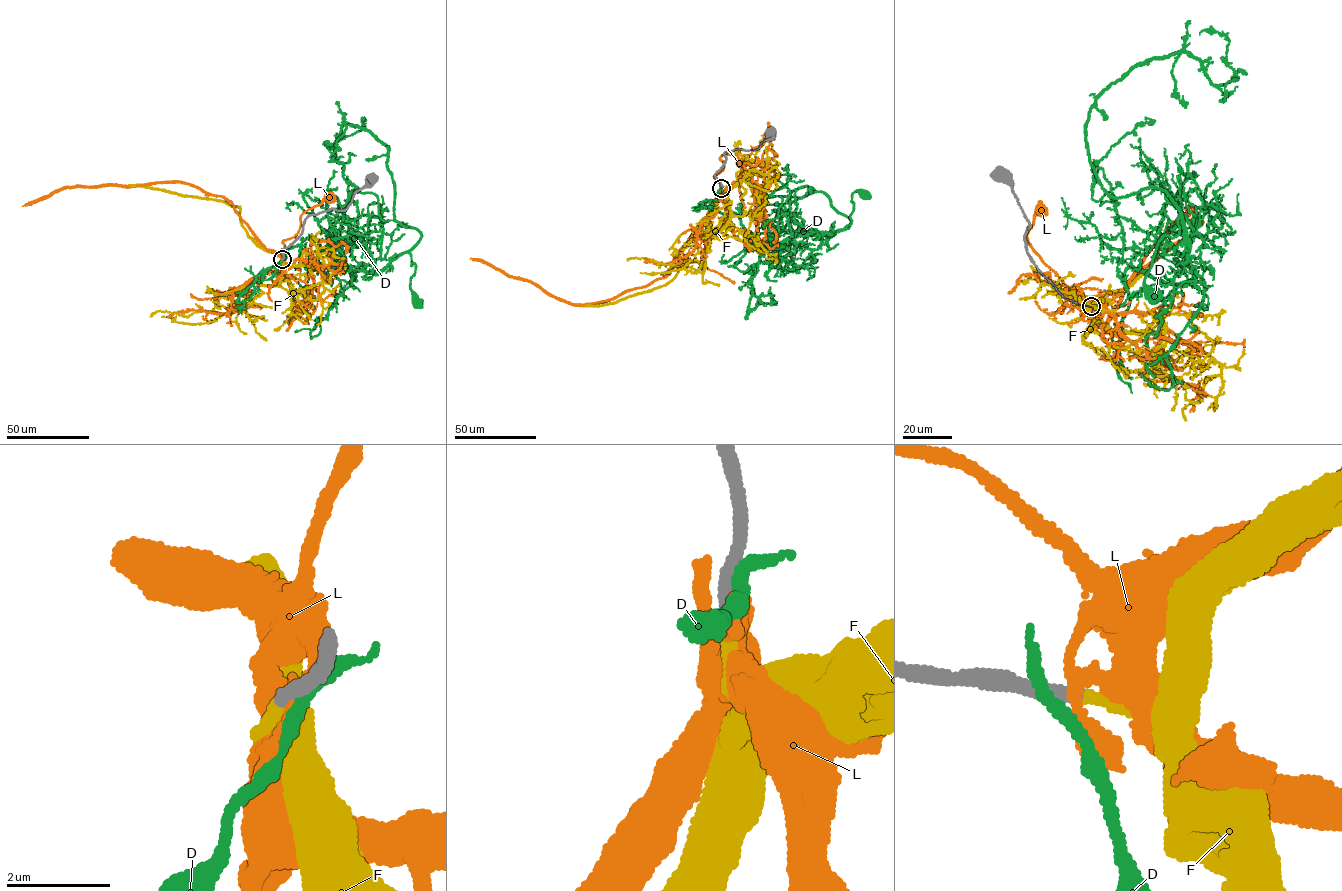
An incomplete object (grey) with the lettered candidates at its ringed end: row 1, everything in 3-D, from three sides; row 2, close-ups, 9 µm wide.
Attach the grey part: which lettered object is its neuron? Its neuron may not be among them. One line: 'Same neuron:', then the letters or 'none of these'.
Same neuron: F

